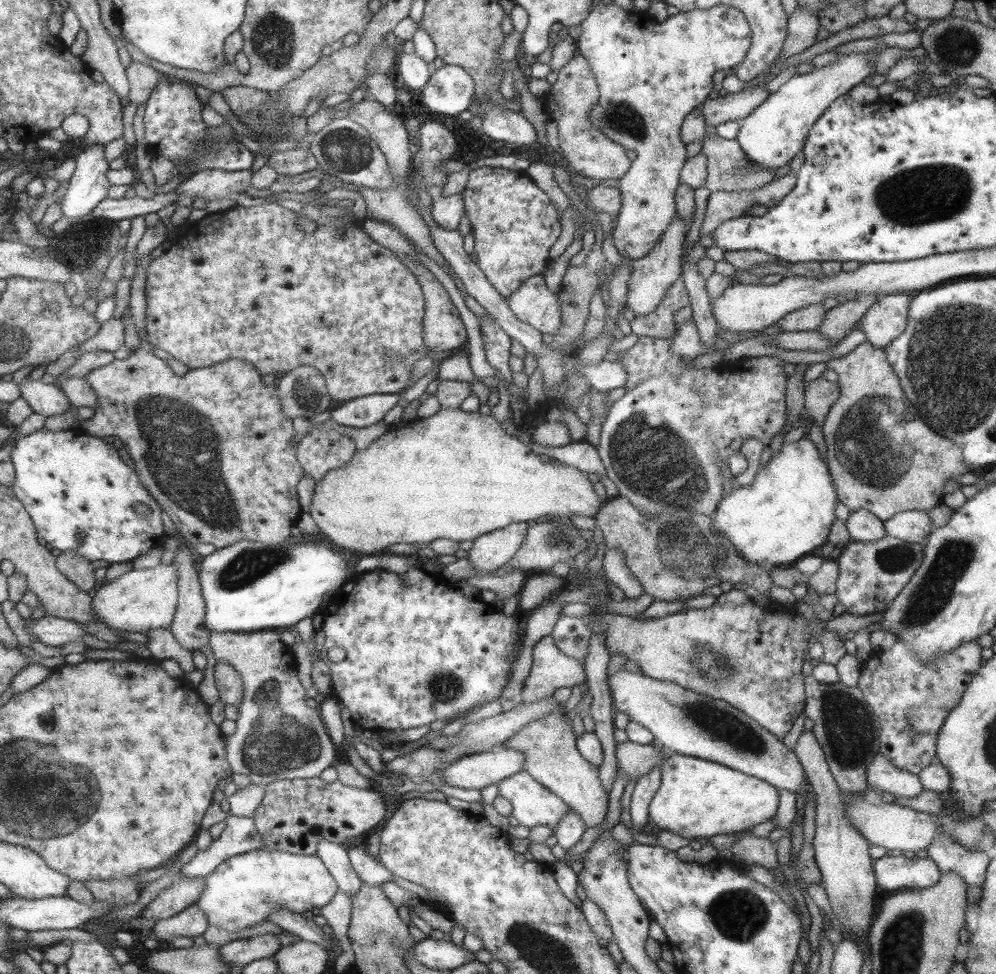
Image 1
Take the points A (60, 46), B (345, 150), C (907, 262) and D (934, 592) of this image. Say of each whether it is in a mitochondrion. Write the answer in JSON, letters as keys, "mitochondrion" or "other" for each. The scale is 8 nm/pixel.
{"A":"other","B":"mitochondrion","C":"other","D":"mitochondrion"}

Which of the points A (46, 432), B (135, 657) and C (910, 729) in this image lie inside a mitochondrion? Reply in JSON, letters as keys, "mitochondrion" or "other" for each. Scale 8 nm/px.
{"A":"other","B":"other","C":"mitochondrion"}

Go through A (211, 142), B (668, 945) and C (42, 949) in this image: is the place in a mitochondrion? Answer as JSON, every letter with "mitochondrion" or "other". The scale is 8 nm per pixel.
{"A":"mitochondrion","B":"other","C":"other"}

